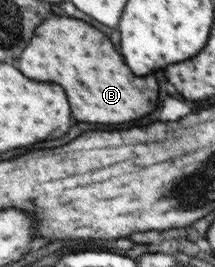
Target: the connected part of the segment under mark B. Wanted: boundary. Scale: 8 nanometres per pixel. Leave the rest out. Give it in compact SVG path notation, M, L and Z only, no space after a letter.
M51 17L43 21L35 29L33 39L21 53L17 65L29 79L59 83L69 97L77 121L107 125L127 123L151 113L159 103L155 79L133 75L109 37L79 19Z

